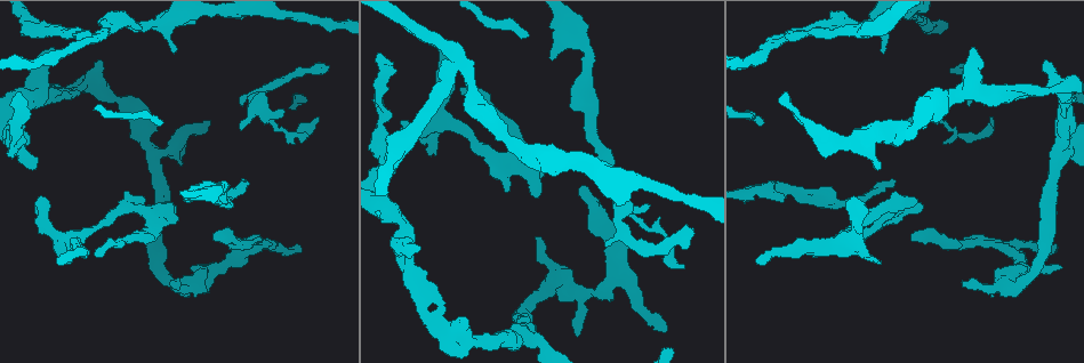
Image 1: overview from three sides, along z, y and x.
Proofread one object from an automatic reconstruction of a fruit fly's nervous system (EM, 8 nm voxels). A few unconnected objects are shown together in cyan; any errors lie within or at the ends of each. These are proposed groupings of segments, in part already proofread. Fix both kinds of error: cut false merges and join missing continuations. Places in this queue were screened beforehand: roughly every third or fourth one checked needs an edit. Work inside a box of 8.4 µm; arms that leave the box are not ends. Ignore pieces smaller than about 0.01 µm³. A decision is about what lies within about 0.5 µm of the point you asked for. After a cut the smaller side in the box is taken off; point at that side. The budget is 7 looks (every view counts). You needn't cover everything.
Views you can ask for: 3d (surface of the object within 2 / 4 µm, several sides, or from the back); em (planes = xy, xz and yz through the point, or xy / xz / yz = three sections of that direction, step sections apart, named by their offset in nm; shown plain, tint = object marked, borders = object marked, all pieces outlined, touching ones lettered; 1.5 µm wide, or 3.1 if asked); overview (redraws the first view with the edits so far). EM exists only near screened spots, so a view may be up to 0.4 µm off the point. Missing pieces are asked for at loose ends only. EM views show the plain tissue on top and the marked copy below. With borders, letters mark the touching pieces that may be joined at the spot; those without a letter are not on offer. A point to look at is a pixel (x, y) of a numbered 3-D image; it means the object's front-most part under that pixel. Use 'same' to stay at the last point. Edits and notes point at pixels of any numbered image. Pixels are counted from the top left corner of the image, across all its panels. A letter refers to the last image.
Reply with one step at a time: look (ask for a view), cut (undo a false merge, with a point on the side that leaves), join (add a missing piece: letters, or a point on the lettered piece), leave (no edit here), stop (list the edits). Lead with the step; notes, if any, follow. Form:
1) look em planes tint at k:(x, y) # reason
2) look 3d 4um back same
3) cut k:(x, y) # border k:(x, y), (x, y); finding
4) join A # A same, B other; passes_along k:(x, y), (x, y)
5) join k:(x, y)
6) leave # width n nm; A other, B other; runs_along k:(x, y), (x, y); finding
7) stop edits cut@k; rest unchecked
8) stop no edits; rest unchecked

look 3d 4um at 1:(171, 50) # thick end

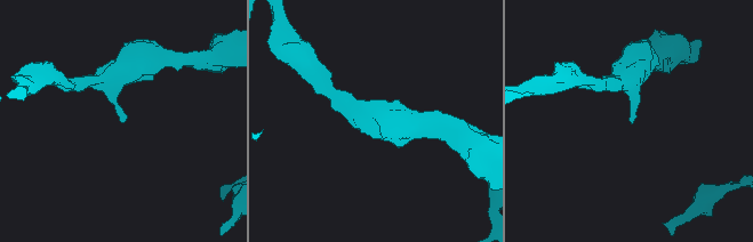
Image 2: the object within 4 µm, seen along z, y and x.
look em planes borders at 2:(124, 119)

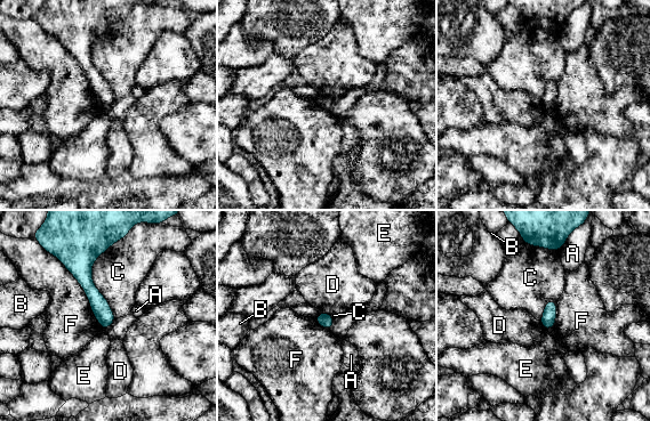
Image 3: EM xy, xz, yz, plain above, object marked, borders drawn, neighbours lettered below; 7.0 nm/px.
leave # A other, B other, C other, D other, E other, F other; no lettered piece goes on from it

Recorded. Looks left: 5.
look em yz step 4 tint at 1:(605, 245) # free end

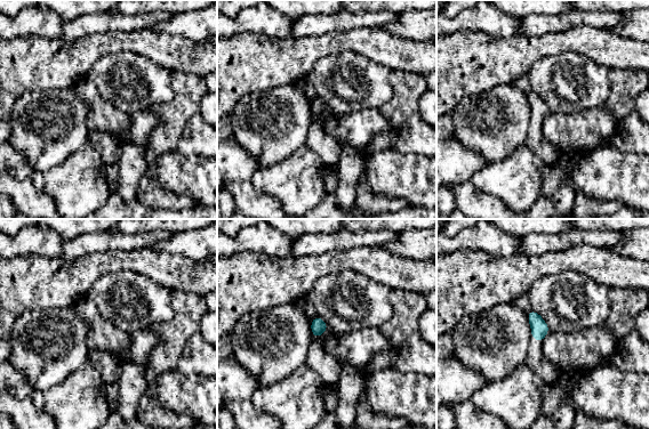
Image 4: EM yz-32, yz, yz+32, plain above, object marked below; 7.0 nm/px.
look em yz step 4 borders same

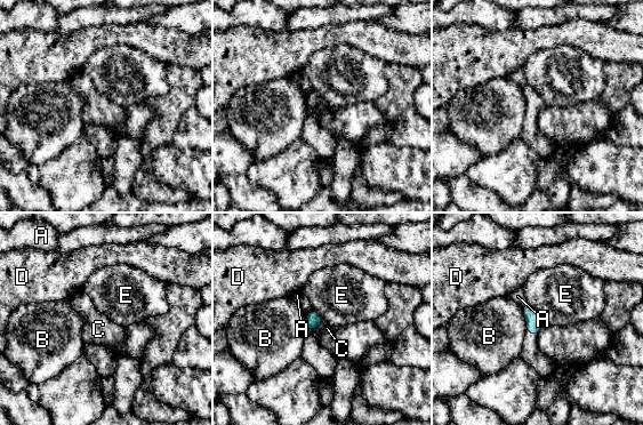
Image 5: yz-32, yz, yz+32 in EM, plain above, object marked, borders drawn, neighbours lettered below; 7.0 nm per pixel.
leave # width 110 nm; A other, B other, C other, D other, E other; border 5:(323, 320), (312, 331); no lettered piece goes on from it

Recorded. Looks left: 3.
look 3d 2um at 1:(958, 68) # free end

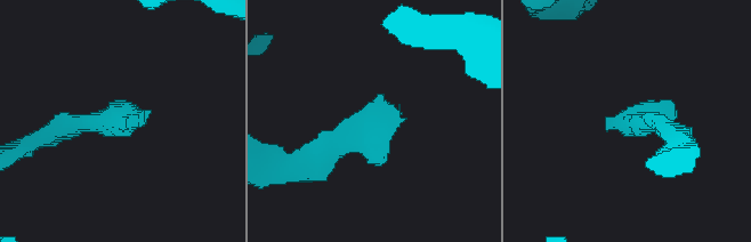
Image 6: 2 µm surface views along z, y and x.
look em xz step 8 tint at 6:(404, 120)

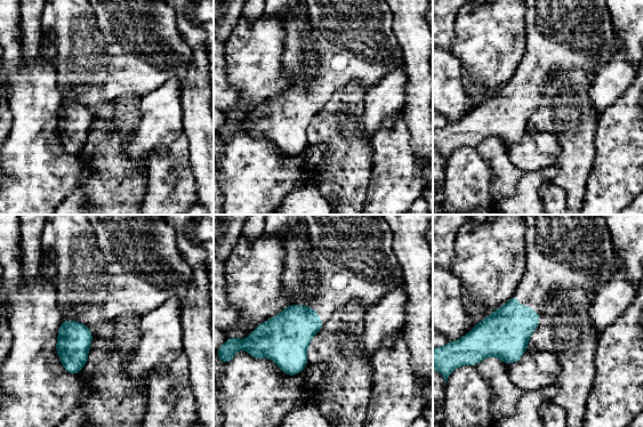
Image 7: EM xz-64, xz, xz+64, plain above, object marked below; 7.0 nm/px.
look em xy step 8 borders same # another direction

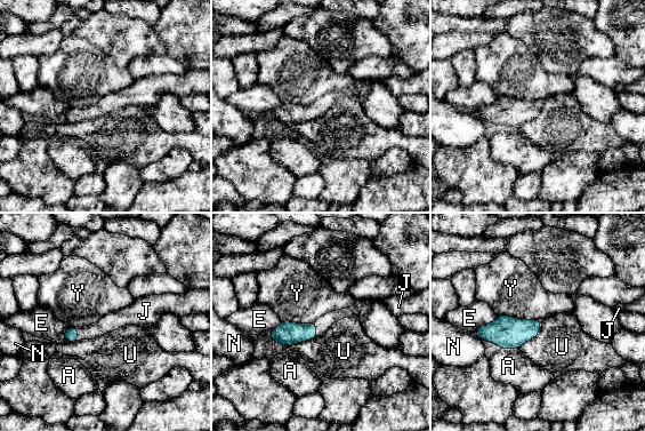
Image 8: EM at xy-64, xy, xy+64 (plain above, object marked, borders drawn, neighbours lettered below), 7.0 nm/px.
join J # width 110 nm; A other, E other, J same, N other, U other, Y other; passes_along 8:(288, 333), (315, 329), (323, 322); it goes on there

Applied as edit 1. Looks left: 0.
stop edits join@8; rest unchecked

